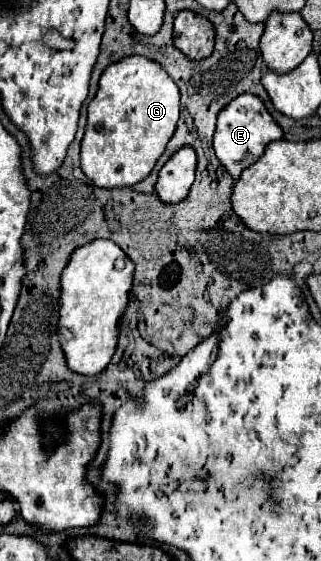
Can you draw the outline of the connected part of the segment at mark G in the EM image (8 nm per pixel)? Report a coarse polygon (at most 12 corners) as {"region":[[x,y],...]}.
{"region":[[148,58],[110,64],[88,106],[82,172],[144,180],[180,114]]}

